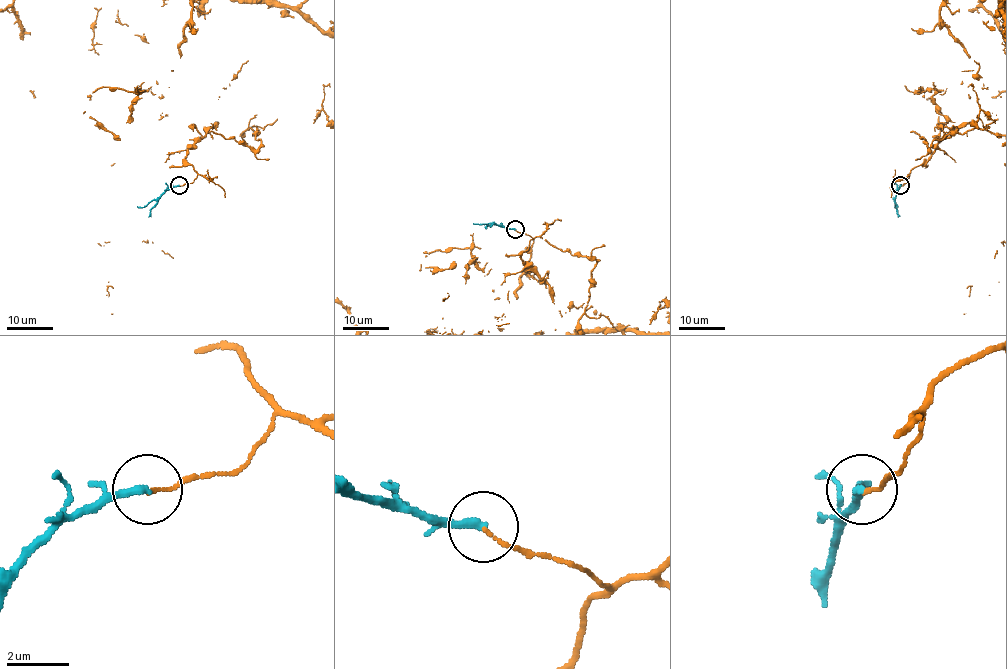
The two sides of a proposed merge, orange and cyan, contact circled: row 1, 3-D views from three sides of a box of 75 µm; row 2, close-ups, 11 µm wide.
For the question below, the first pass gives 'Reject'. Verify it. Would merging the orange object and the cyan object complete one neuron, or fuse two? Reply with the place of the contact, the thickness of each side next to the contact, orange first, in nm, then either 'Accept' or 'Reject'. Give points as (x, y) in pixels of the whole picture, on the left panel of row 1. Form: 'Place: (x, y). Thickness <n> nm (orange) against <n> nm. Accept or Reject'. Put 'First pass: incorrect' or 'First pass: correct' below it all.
Place: (179, 185). Thickness 80 nm (orange) against 280 nm. Reject
First pass: correct

